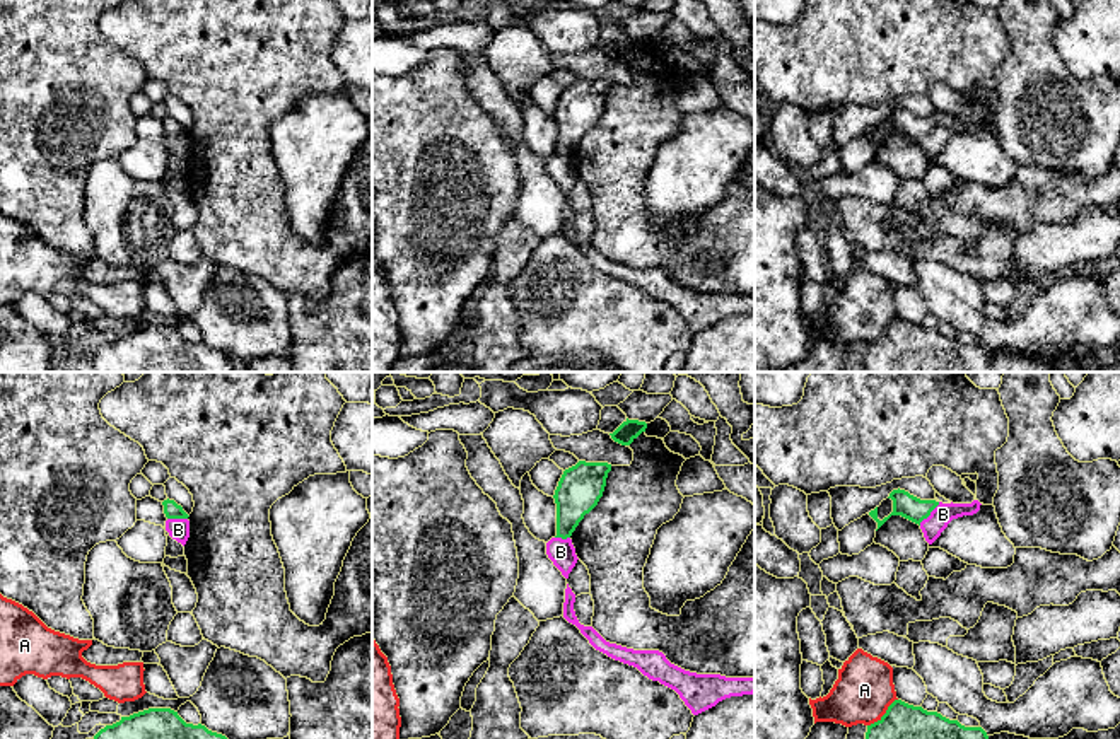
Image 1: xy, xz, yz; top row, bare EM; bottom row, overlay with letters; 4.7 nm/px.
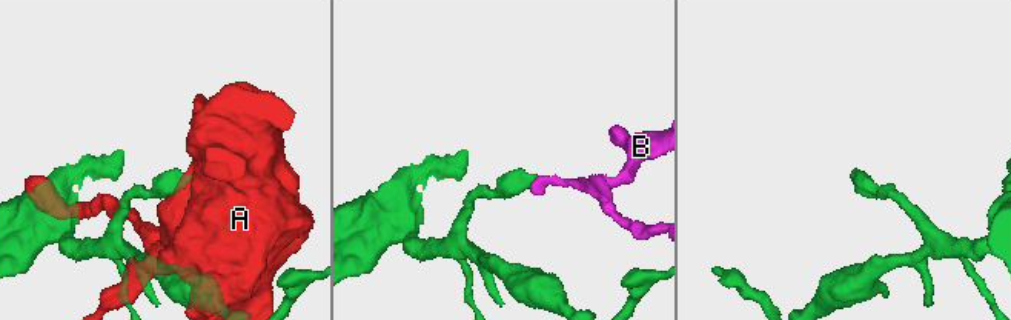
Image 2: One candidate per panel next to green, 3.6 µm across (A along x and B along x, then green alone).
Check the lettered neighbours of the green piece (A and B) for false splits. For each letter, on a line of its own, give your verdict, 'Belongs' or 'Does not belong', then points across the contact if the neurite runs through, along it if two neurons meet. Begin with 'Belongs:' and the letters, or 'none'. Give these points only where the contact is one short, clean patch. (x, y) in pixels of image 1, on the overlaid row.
Belongs: none
A: Does not belong
B: Does not belong. Boundary: yz (939, 502), (919, 524)

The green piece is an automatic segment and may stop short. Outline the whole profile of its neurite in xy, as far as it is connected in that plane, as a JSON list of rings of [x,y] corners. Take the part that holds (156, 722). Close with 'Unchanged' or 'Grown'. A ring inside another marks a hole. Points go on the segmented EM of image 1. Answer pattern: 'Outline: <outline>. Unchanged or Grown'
Outline: [[[149,708],[101,729],[94,739],[227,739],[205,725],[186,724],[171,708]]]. Unchanged

